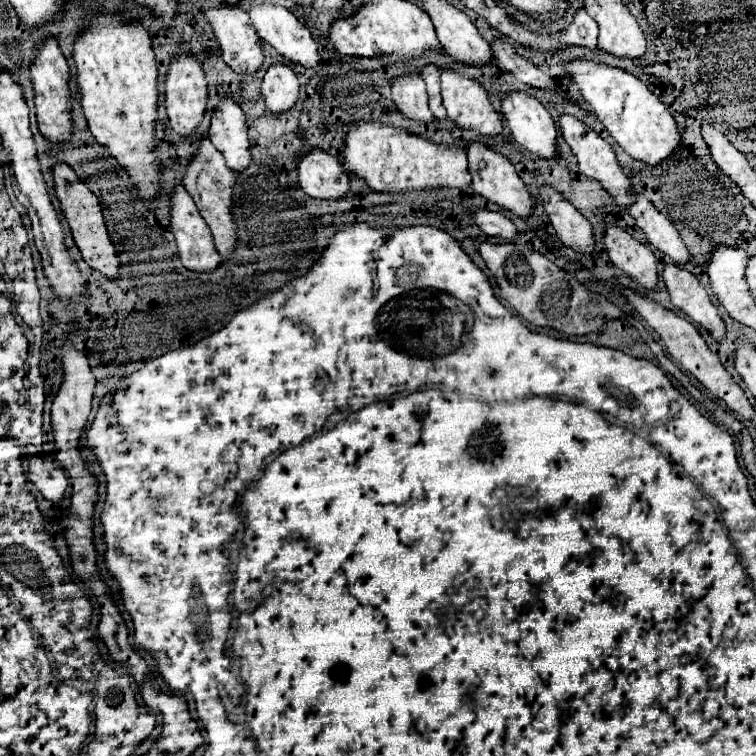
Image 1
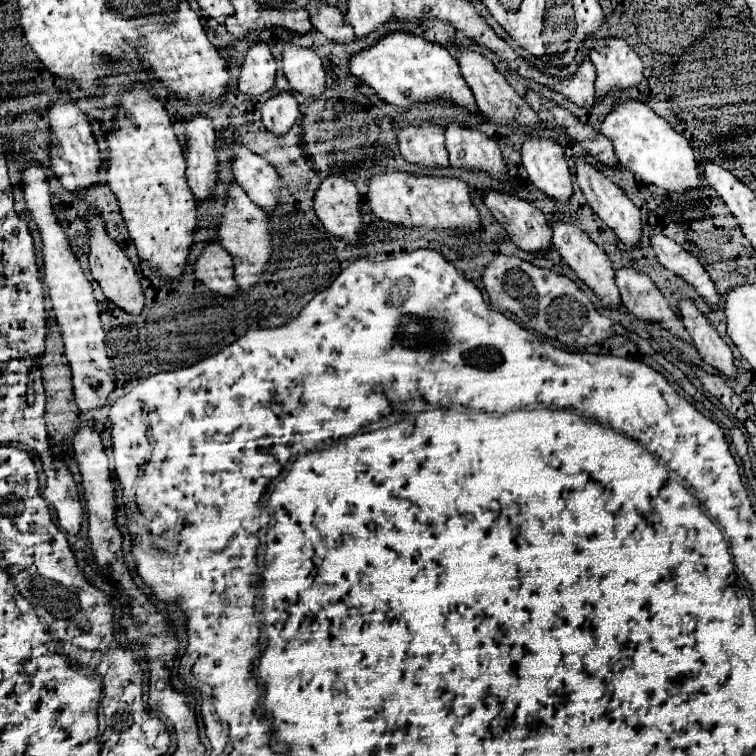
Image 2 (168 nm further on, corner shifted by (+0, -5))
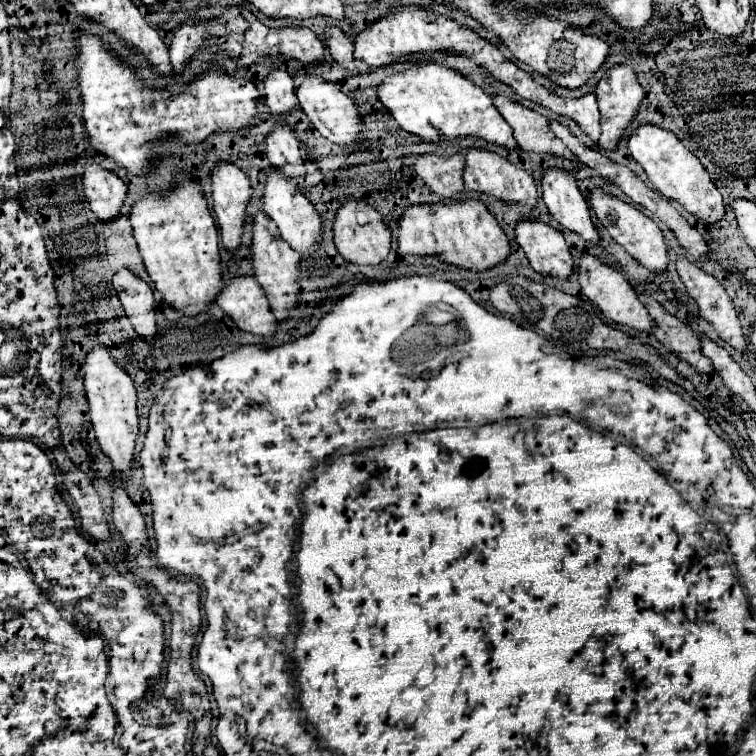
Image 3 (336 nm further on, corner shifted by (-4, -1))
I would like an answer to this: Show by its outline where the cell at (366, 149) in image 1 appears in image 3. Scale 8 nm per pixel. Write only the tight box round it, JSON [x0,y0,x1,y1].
[398,200,510,270]

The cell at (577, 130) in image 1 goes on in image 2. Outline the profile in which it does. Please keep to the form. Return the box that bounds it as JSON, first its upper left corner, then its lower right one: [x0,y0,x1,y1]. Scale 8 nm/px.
[576,162,642,248]

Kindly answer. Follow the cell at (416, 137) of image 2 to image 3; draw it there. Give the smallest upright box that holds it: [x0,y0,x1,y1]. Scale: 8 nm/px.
[414,154,464,198]

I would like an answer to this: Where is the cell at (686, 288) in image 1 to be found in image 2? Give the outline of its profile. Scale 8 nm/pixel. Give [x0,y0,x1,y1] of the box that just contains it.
[680,300,738,378]

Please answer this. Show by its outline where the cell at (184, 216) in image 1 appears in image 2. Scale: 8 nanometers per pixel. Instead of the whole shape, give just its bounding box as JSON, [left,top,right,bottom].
[196,242,238,298]

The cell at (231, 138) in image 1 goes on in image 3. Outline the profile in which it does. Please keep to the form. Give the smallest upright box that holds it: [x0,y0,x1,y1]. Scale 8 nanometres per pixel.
[262,168,322,256]

